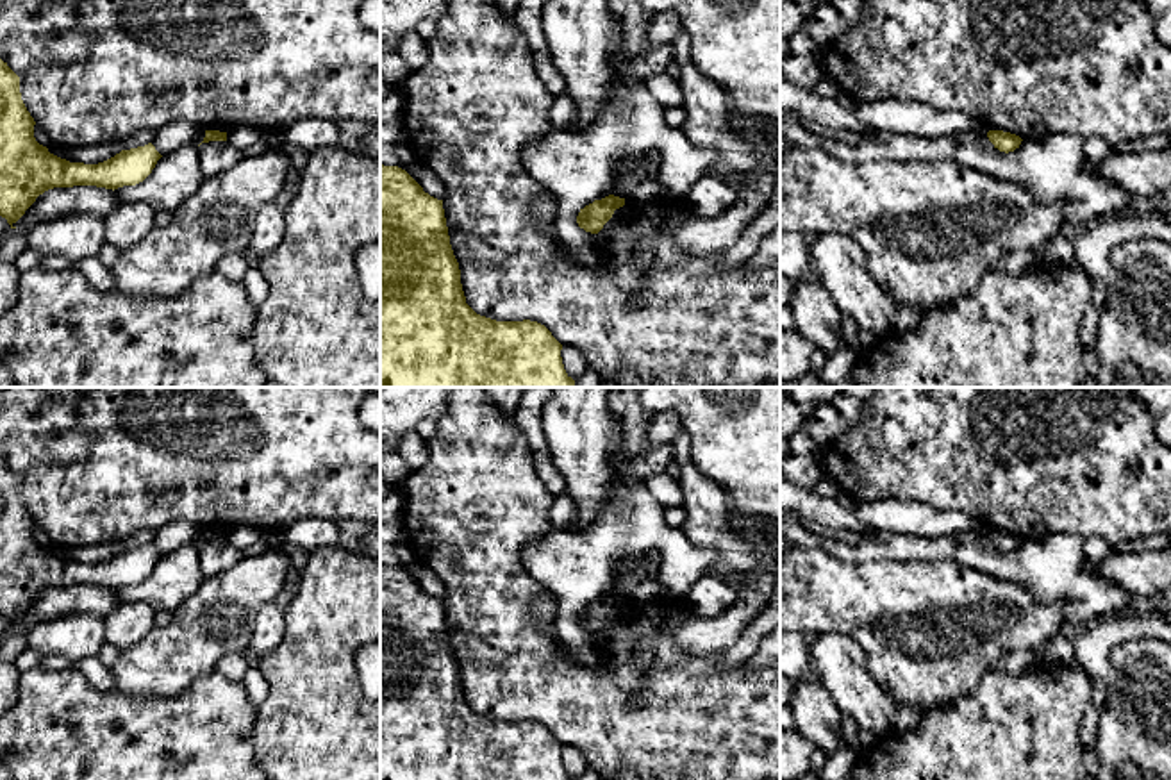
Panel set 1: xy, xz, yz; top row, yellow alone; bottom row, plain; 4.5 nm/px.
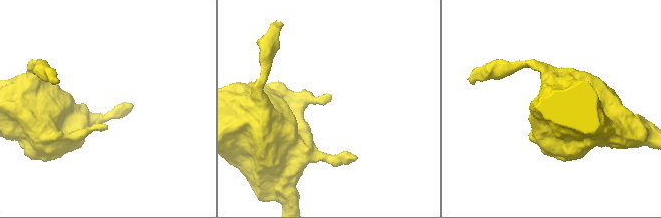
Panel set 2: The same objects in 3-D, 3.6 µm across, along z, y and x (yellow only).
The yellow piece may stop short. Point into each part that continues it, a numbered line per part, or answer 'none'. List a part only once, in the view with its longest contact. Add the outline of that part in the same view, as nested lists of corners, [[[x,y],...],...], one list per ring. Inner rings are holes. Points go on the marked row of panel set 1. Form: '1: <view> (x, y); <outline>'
none

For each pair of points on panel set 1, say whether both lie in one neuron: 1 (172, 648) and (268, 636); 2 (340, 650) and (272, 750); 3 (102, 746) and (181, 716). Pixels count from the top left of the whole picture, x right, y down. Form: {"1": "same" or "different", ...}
{"1": "different", "2": "same", "3": "same"}

